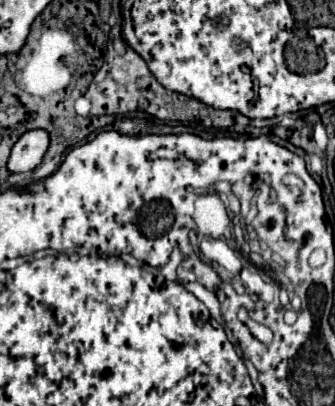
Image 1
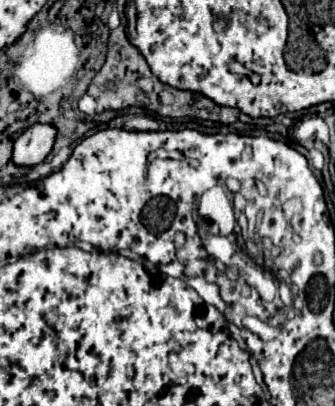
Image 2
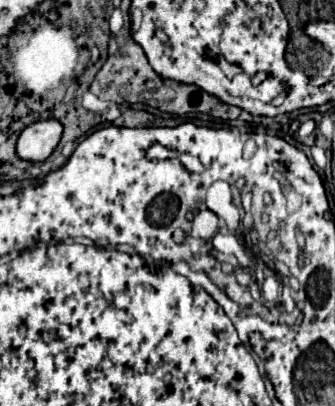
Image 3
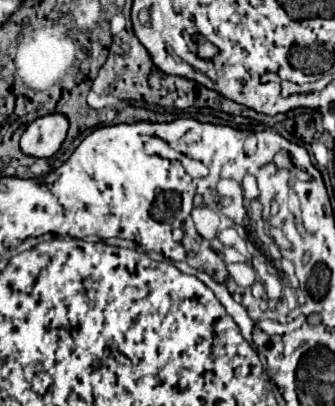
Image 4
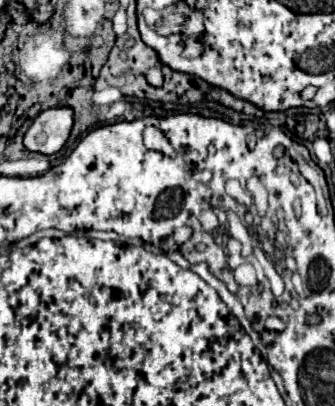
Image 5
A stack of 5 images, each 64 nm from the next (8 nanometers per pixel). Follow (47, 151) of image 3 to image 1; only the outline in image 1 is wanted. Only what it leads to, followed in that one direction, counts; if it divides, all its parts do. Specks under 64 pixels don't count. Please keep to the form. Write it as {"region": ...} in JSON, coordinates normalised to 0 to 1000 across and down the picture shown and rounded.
{"region":[[[107,315],[107,320],[72,325],[36,365],[36,379],[24,394],[24,419],[36,429],[96,424],[125,399],[143,360],[149,360],[149,330],[137,320]]]}

